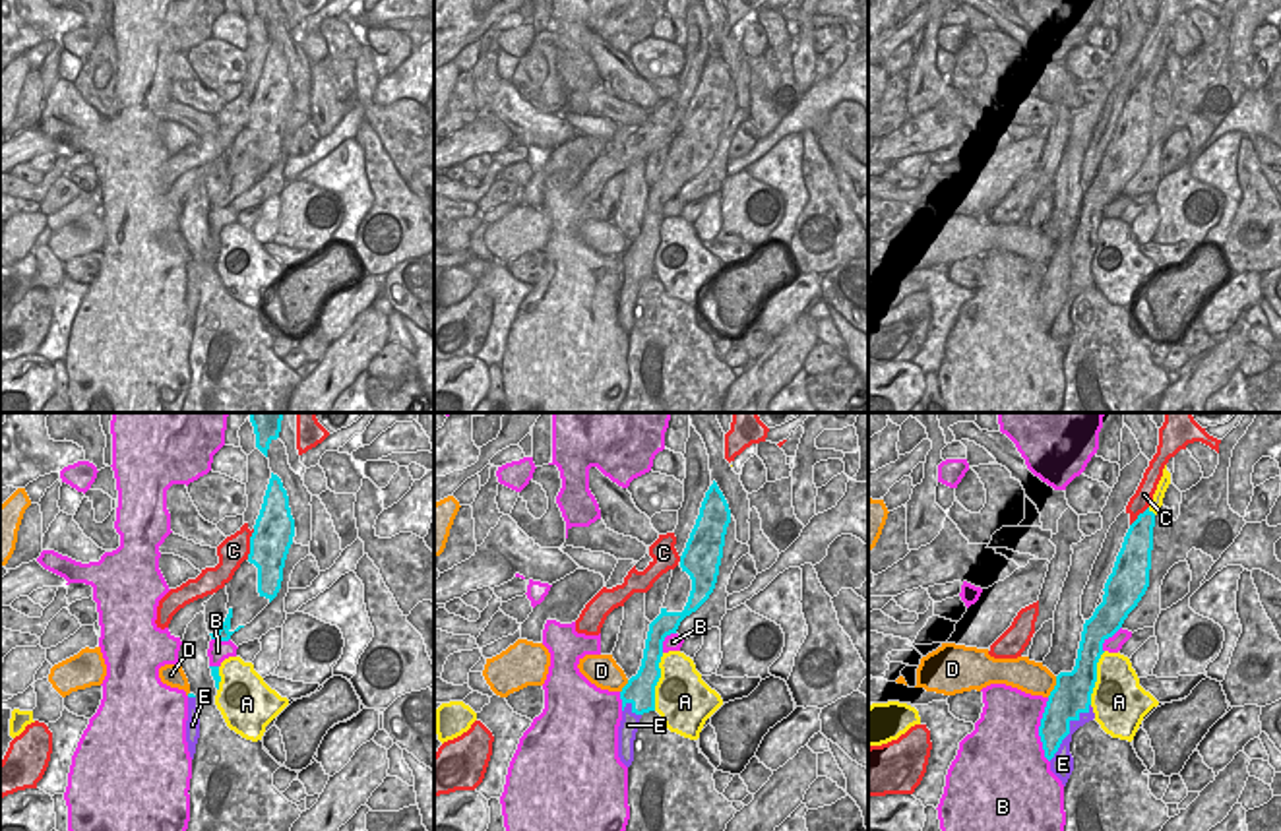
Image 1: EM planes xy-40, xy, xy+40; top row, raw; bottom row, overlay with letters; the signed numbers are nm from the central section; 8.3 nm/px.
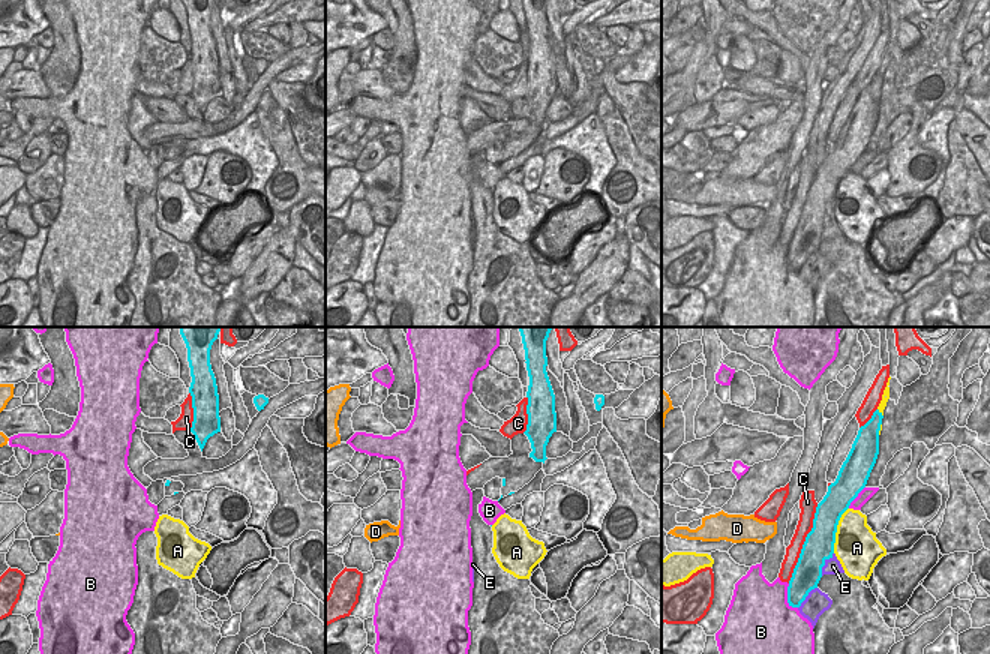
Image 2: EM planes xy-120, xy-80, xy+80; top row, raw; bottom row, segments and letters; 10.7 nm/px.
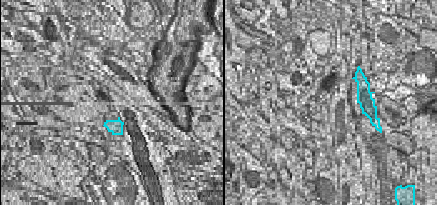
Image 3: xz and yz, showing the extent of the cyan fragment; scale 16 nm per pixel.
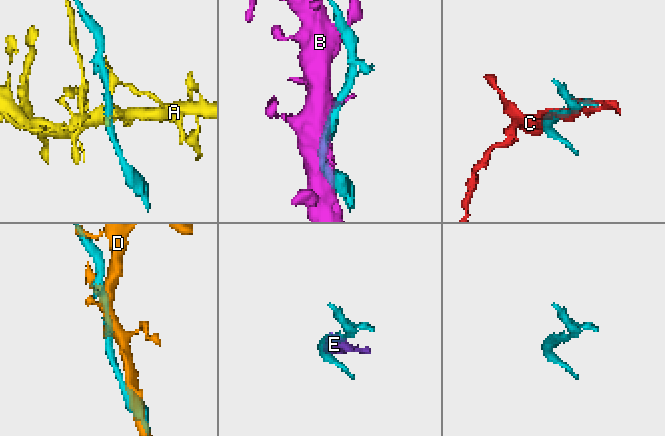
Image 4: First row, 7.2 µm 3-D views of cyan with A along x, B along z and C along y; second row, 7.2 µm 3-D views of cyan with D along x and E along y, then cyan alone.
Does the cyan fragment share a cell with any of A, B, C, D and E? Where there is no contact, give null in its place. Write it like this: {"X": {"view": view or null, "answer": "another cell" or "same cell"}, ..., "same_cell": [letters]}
{"A": {"view": "xy", "answer": "another cell"}, "B": {"view": "xy+40", "answer": "another cell"}, "C": {"view": "xy-40", "answer": "another cell"}, "D": {"view": "xy+40", "answer": "another cell"}, "E": {"view": "xy+40", "answer": "another cell"}, "same_cell": []}

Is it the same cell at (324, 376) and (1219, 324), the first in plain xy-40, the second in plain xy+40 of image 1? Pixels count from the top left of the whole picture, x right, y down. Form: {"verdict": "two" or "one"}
{"verdict": "two"}

